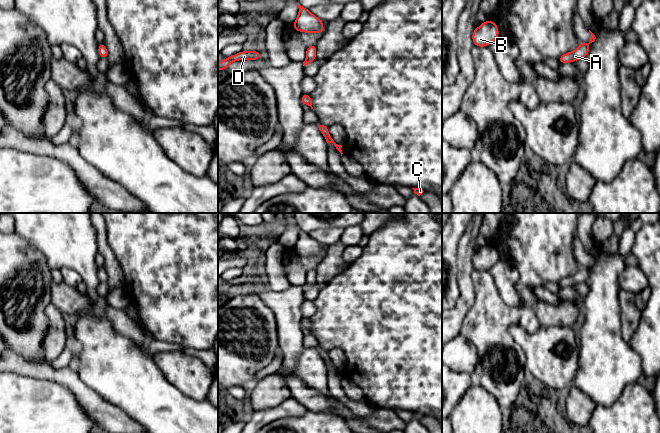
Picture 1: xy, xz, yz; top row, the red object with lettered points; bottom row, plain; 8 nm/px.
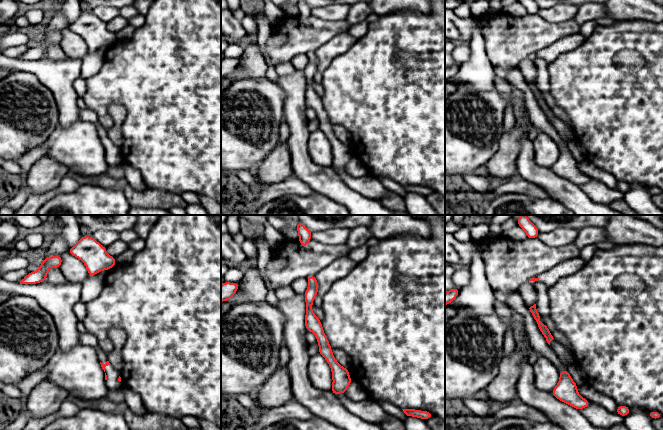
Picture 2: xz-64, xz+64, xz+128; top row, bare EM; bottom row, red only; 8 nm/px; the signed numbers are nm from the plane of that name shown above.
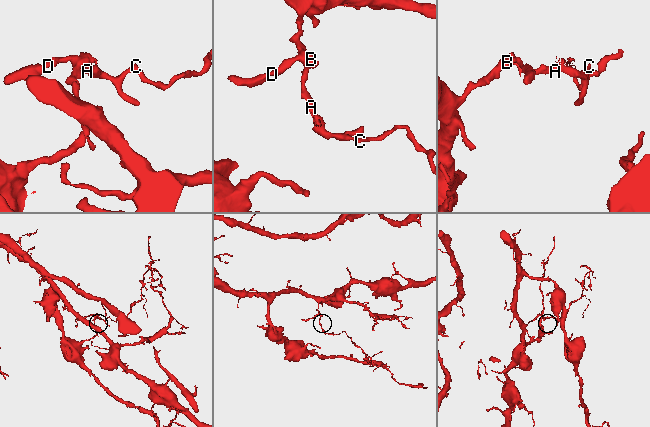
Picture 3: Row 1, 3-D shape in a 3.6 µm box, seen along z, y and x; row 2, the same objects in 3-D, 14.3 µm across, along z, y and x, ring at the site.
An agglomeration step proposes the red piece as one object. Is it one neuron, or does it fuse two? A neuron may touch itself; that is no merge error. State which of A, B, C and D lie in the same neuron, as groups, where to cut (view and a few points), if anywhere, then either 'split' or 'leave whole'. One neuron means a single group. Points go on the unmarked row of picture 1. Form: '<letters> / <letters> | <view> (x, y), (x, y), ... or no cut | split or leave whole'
A B C D | no cut | leave whole

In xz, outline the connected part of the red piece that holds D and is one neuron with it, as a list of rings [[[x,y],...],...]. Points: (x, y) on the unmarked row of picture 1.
[[[241,275],[230,281],[226,281],[223,285],[218,287],[218,295],[225,294],[232,286],[239,284],[260,284],[261,279],[259,275]]]

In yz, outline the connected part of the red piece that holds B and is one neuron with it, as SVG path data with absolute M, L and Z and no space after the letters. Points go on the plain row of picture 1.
M491 244L481 247L481 249L478 252L475 252L472 257L473 268L478 271L486 271L494 266L498 261L498 250Z

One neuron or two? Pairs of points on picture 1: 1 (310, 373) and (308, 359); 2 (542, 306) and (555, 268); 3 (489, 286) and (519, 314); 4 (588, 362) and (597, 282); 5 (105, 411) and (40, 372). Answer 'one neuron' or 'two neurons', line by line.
1: one neuron
2: two neurons
3: one neuron
4: one neuron
5: one neuron

